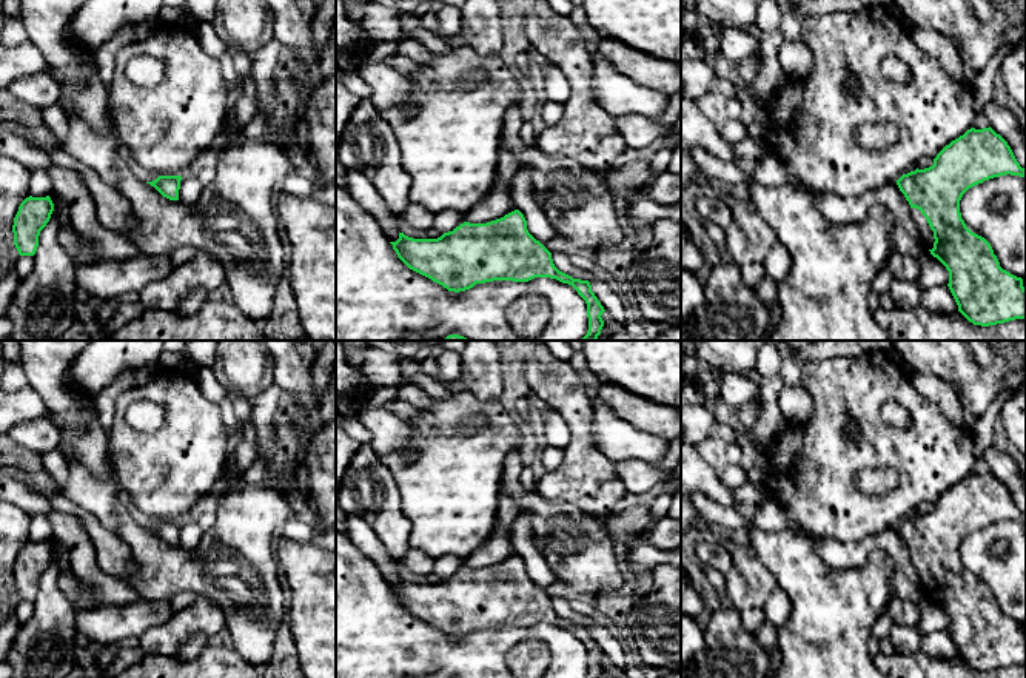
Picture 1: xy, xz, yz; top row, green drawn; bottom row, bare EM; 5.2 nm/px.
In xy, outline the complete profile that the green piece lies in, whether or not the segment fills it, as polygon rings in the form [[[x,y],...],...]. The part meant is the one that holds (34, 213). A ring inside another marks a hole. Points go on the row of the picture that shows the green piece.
[[[26,197],[14,217],[14,245],[20,256],[34,256],[40,231],[46,227],[54,211],[54,203],[46,197]]]

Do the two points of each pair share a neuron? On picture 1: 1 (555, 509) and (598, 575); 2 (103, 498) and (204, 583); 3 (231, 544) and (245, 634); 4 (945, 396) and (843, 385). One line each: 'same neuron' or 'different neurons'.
1: same neuron
2: same neuron
3: same neuron
4: different neurons

